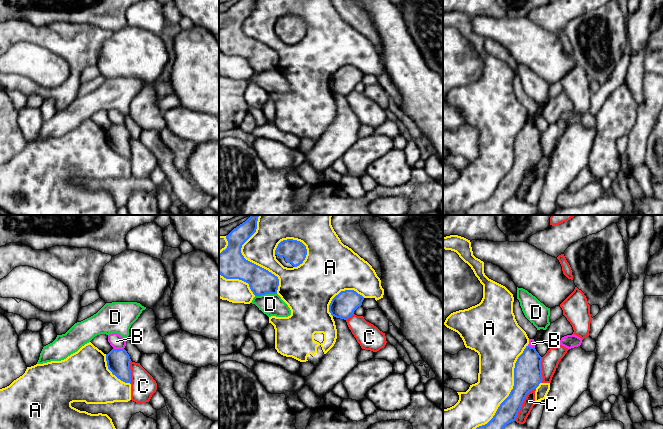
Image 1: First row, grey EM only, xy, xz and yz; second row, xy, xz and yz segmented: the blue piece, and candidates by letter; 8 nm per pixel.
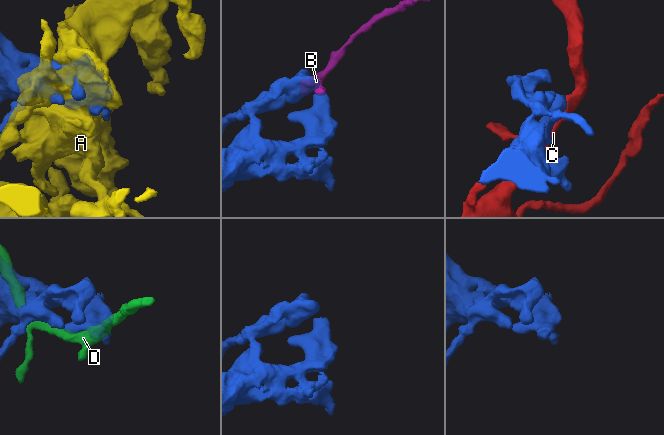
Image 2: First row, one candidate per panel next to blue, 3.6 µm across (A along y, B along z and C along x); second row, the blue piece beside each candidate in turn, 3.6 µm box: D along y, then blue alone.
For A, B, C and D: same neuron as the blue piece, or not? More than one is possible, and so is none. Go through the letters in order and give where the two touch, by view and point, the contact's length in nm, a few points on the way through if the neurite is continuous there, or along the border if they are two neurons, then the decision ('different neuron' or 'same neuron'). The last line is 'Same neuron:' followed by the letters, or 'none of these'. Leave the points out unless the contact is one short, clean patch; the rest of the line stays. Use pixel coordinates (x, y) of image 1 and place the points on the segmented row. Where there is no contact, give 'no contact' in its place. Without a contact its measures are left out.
A: xz (247, 260) | 650 nm | different neuron
B: xy (118, 349) | 90 nm | along xy (113, 347), (123, 349) | different neuron
C: yz (522, 403) | 320 nm | different neuron
D: xz (265, 293) | 180 nm | different neuron
Same neuron: none of these

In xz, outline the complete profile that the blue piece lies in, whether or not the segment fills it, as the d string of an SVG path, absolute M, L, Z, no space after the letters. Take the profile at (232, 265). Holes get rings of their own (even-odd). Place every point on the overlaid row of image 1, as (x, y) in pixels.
M250 215L226 235L228 246L219 253L219 274L226 279L239 279L248 283L255 296L277 294L278 277L246 260L241 253L242 245L256 232L258 217Z

